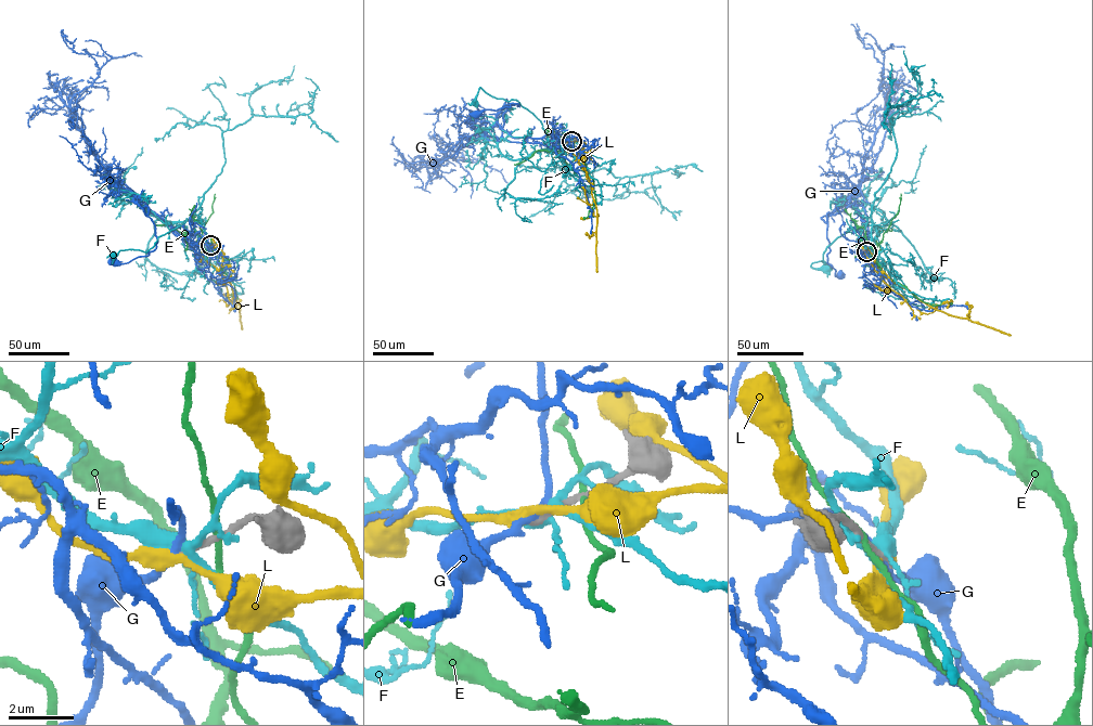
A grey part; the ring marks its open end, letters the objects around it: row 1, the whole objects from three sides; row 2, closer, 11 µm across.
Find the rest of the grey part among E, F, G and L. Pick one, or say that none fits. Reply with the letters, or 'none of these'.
G

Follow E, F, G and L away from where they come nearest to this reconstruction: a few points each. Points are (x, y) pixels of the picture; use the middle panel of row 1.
E: (574, 141), (573, 148), (564, 144), (555, 151), (576, 176)
F: (573, 141), (551, 146), (540, 121), (516, 100), (496, 99), (480, 88), (475, 102)
G: (571, 141), (555, 150), (534, 138), (513, 138), (497, 115), (518, 103), (476, 114)
L: (571, 141), (583, 143), (577, 160), (589, 179), (596, 205), (596, 272)

